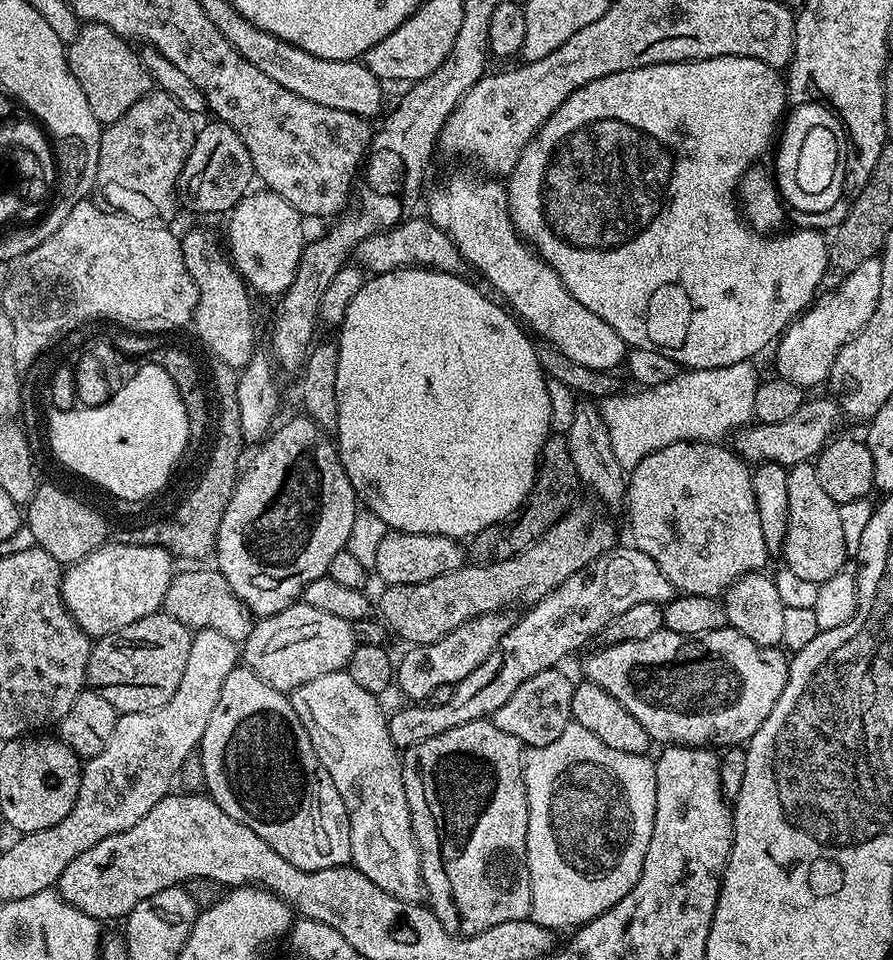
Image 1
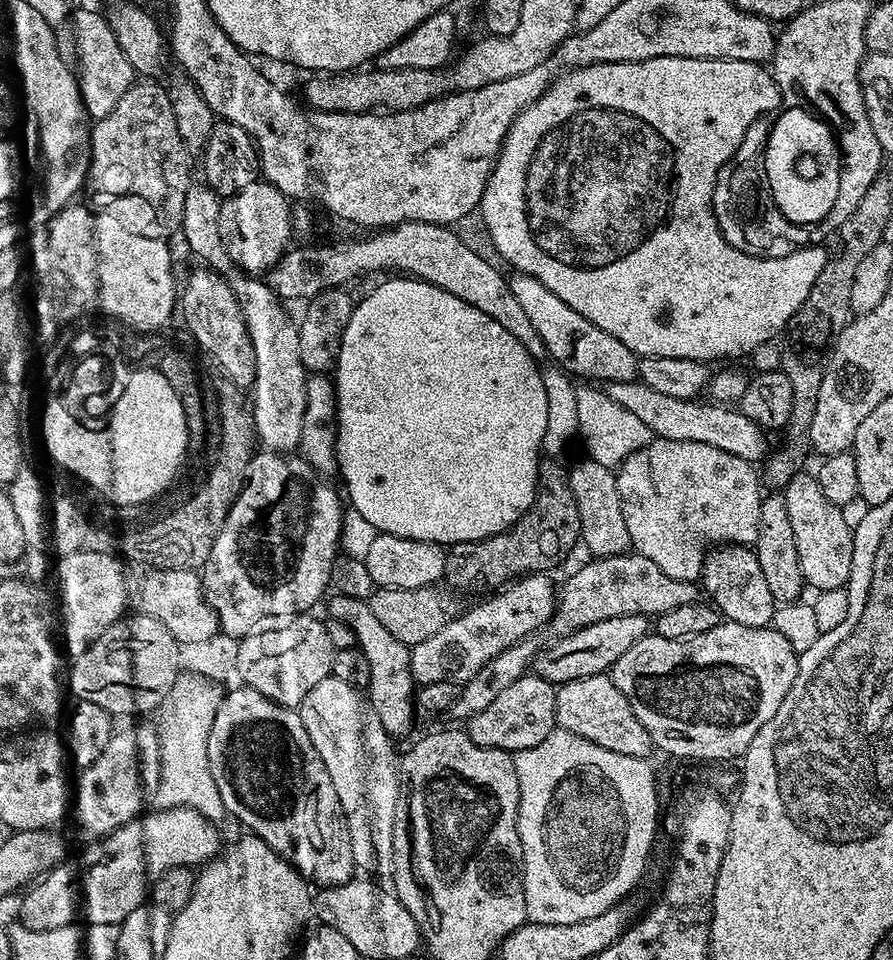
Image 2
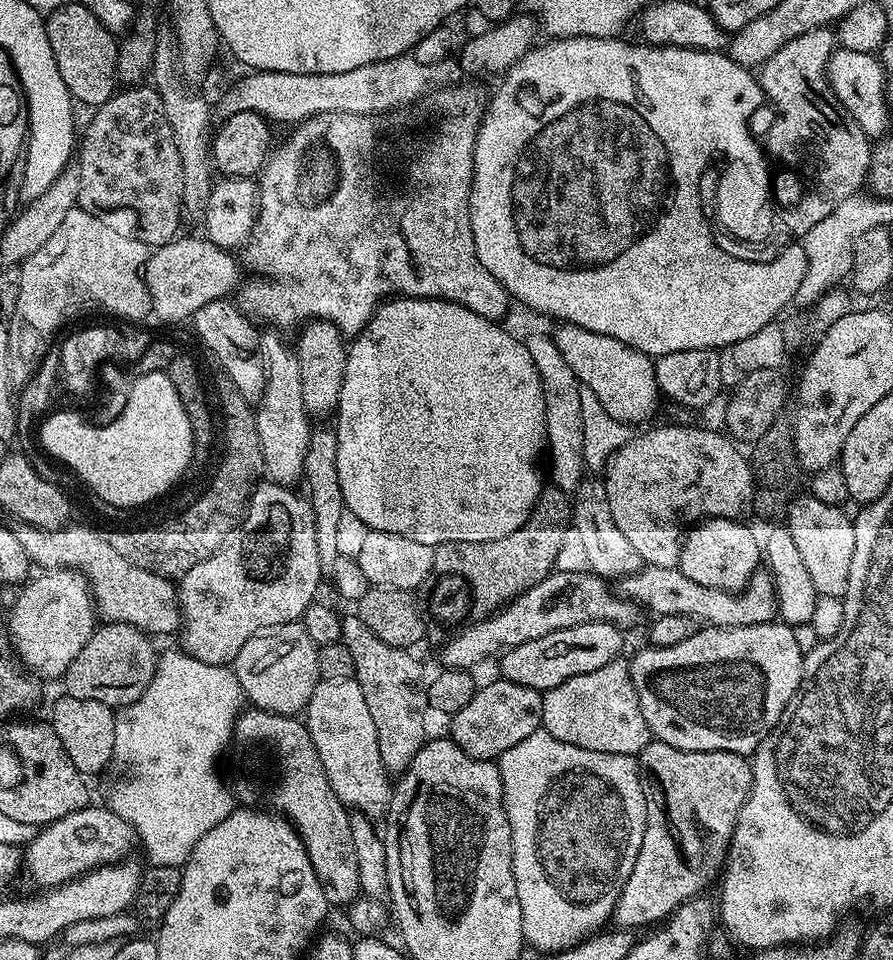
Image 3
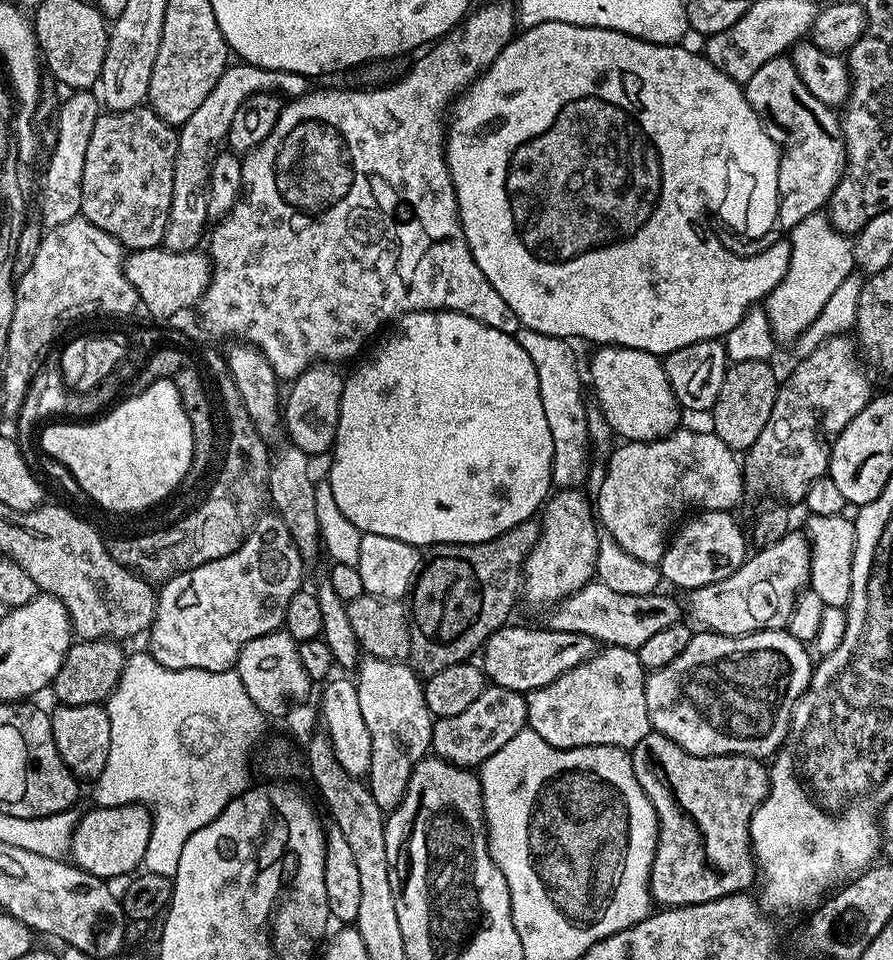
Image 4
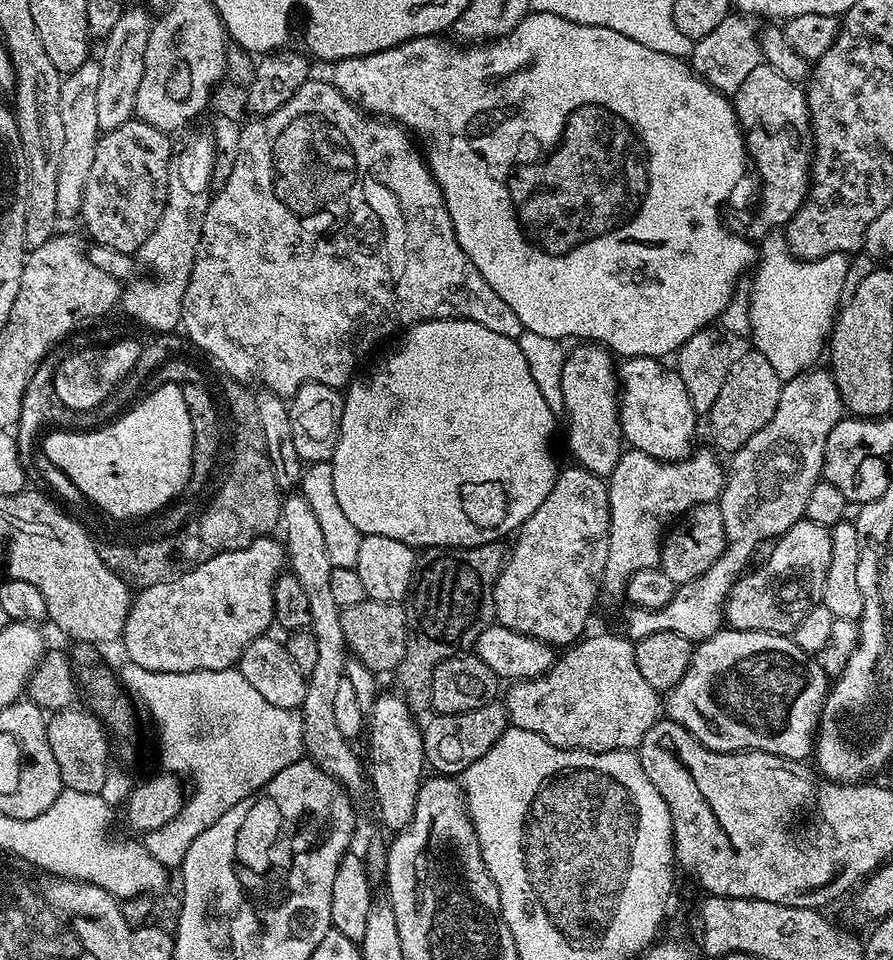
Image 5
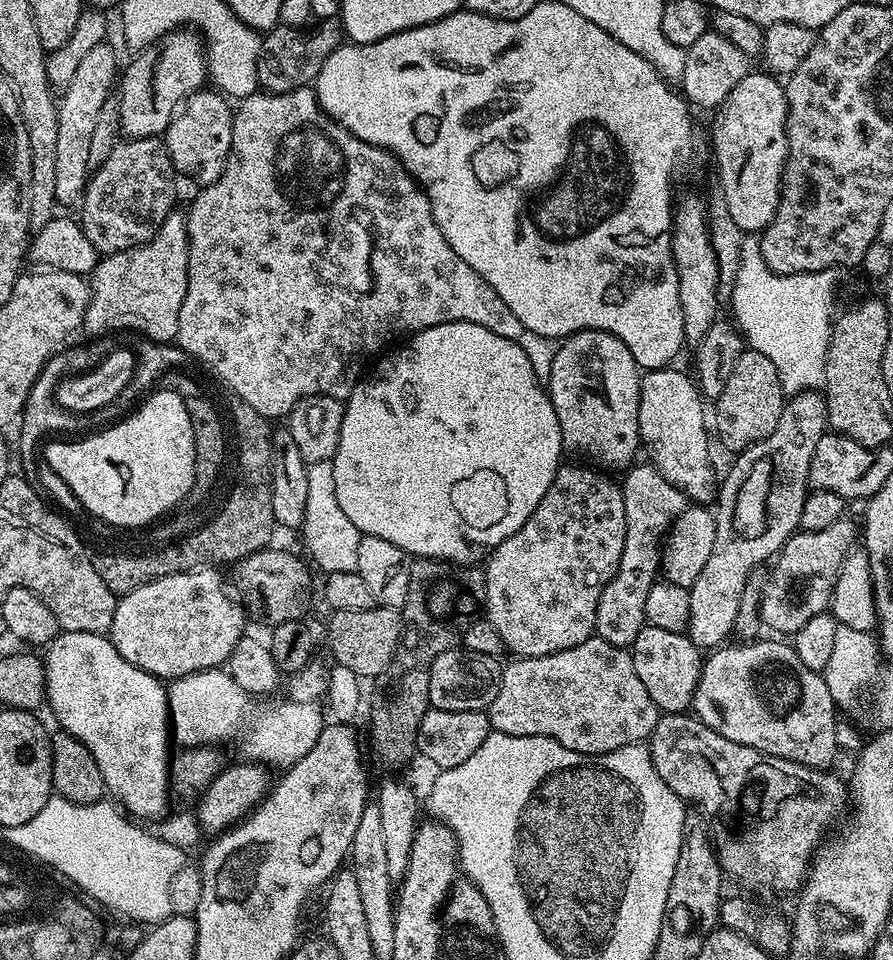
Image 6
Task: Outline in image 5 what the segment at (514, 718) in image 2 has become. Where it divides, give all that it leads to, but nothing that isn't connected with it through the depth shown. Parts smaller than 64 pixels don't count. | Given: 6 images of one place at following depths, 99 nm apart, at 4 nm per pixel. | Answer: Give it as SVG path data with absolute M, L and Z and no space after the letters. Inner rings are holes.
M500 702L478 706L478 709L462 714L437 713L429 718L422 730L424 758L425 763L439 775L461 775L482 754L486 754L486 750L490 750L490 746L494 746L510 726L508 712Z

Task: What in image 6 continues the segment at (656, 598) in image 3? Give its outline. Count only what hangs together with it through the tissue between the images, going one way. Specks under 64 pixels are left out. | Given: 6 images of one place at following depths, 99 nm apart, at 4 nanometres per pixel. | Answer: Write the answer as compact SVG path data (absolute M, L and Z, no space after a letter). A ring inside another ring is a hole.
M848 518L834 522L834 526L826 526L826 530L797 531L791 536L776 553L770 582L762 593L760 619L763 627L773 628L776 634L795 634L810 622L810 618L829 611L838 570L857 540L857 525Z

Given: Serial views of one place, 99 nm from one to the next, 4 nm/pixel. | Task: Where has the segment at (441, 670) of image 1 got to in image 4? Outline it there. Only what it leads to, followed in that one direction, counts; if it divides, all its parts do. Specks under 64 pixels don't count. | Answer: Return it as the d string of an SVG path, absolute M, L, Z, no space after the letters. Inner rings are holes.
M593 582L582 586L582 590L570 594L565 600L551 605L547 609L548 617L542 620L542 624L550 630L586 634L604 646L639 650L642 642L649 640L653 634L658 634L658 630L666 630L666 626L681 623L681 601L660 595L659 591L650 594L618 594L615 590L610 590L610 586Z

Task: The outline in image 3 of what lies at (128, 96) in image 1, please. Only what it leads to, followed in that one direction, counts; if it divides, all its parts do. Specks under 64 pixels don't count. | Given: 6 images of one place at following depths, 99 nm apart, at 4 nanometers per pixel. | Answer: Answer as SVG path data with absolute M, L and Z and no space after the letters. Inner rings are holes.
M65 2L60 8L47 13L46 23L50 50L54 50L54 62L58 62L58 74L66 82L66 90L77 105L92 104L99 106L106 103L118 90L116 74L117 37L86 10L79 2Z

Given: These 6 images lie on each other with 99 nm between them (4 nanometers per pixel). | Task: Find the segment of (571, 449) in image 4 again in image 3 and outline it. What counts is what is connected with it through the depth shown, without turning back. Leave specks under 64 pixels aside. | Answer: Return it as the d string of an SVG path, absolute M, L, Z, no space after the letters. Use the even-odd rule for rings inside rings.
M534 334L525 339L525 344L543 384L545 445L547 457L550 456L551 483L553 487L572 494L586 478L588 470L583 457L582 402L579 401L582 385L574 370L567 365L566 358L562 357L553 337Z

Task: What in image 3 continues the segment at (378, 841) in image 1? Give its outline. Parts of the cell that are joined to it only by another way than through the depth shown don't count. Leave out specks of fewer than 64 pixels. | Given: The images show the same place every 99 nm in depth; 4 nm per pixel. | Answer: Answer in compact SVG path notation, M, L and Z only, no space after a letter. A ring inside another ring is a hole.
M354 678L321 680L314 686L314 694L310 694L307 716L308 733L334 786L334 794L347 809L368 818L383 817L390 799L390 774L384 768L382 754L378 754L378 730L374 730L374 718L370 718L362 686Z

